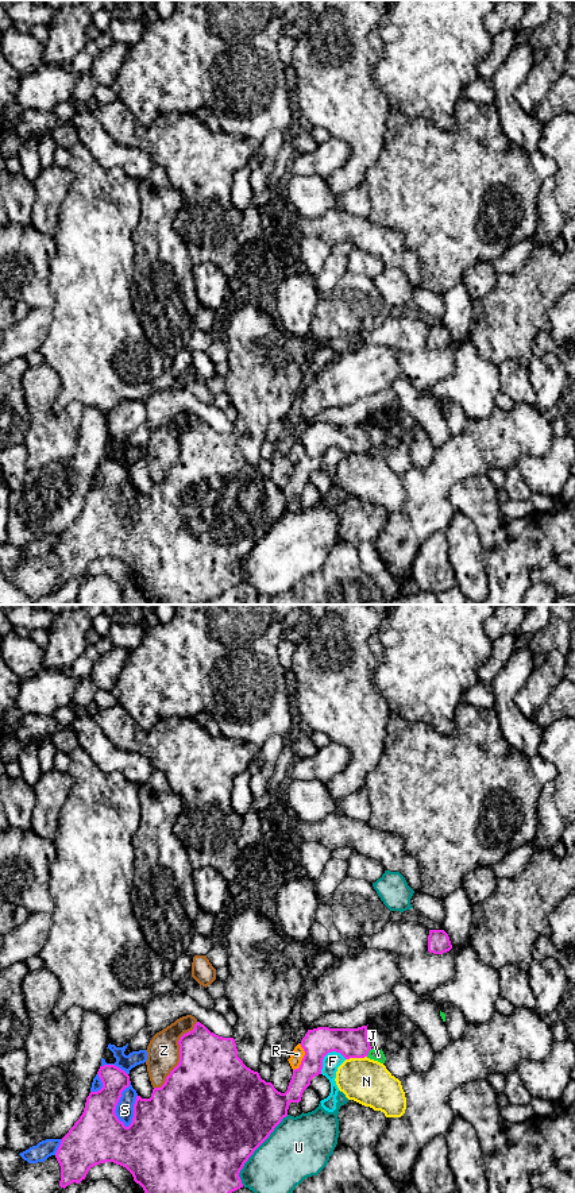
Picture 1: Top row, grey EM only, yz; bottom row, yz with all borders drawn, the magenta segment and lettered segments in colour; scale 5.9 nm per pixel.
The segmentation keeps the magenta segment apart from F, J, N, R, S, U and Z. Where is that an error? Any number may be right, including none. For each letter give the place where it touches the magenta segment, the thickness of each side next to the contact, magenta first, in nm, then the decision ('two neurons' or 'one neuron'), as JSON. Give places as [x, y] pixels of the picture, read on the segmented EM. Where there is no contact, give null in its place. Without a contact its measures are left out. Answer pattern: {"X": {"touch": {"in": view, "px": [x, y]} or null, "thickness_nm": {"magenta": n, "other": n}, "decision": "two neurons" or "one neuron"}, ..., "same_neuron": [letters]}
{"F": {"touch": {"in": "yz", "px": [327, 1053]}, "thickness_nm": {"magenta": 180, "other": 100}, "decision": "two neurons"}, "J": {"touch": {"in": "yz", "px": [367, 1053]}, "thickness_nm": {"magenta": 180, "other": 70}, "decision": "two neurons"}, "N": {"touch": {"in": "yz", "px": [355, 1057]}, "thickness_nm": {"magenta": 180, "other": 280}, "decision": "two neurons"}, "R": {"touch": {"in": "yz", "px": [303, 1058]}, "thickness_nm": {"magenta": 170, "other": 80}, "decision": "two neurons"}, "S": {"touch": {"in": "yz", "px": [116, 1104]}, "thickness_nm": {"magenta": 320, "other": 110}, "decision": "two neurons"}, "U": {"touch": {"in": "yz", "px": [255, 1149]}, "thickness_nm": {"magenta": 500, "other": 360}, "decision": "two neurons"}, "Z": {"touch": {"in": "yz", "px": [180, 1056]}, "thickness_nm": {"magenta": 460, "other": 190}, "decision": "two neurons"}, "same_neuron": []}

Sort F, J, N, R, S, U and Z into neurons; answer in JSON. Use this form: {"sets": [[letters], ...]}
{"sets": [["F"], ["J"], ["N"], ["R"], ["S"], ["U"], ["Z"]]}

